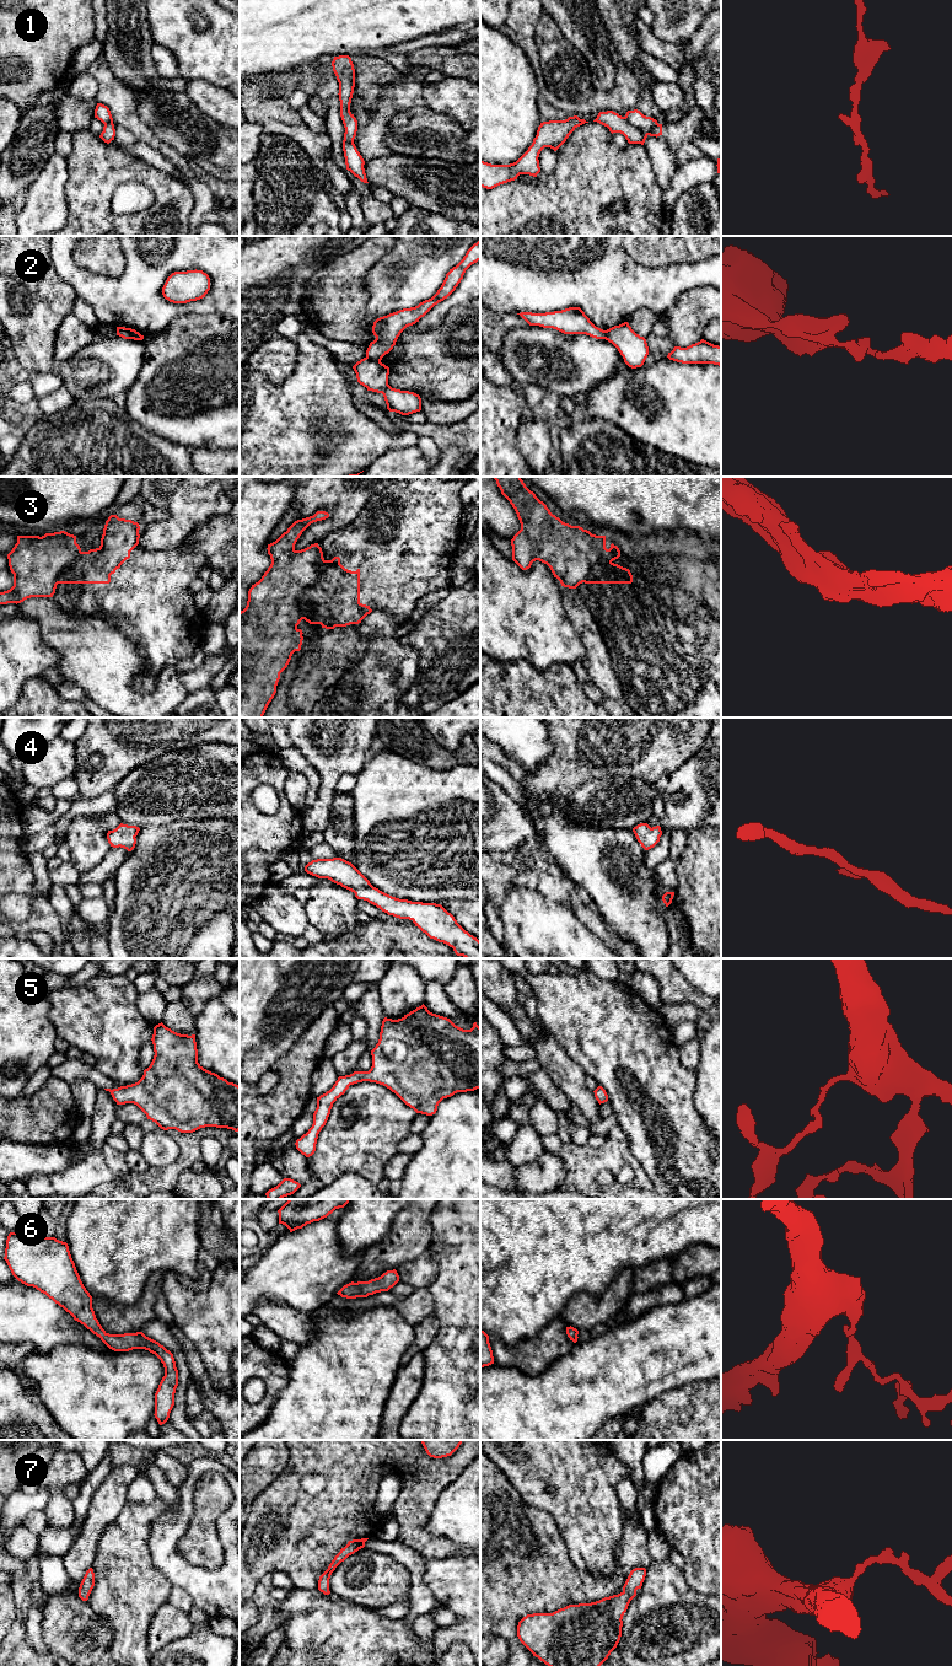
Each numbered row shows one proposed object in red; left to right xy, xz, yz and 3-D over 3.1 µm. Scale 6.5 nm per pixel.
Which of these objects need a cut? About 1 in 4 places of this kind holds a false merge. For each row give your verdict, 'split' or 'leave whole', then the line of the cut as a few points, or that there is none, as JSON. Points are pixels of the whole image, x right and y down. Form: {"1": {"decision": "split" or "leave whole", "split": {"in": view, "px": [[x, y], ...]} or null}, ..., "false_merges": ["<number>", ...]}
{"1": {"decision": "split", "split": {"in": "yz", "px": [[623, 117], [630, 124], [644, 130], [651, 130], [659, 124]]}}, "2": {"decision": "split", "split": {"in": "xz", "px": [[366, 356], [380, 361]]}}, "3": {"decision": "split", "split": {"in": "xz", "px": [[326, 560], [319, 578], [299, 598], [299, 611], [302, 618]]}}, "4": {"decision": "leave whole", "split": null}, "5": {"decision": "leave whole", "split": null}, "6": {"decision": "leave whole", "split": null}, "7": {"decision": "leave whole", "split": null}, "false_merges": ["1", "2", "3"]}

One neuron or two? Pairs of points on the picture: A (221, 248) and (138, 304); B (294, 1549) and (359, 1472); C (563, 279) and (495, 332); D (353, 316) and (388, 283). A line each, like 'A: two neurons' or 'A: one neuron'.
A: one neuron
B: one neuron
C: two neurons
D: two neurons

